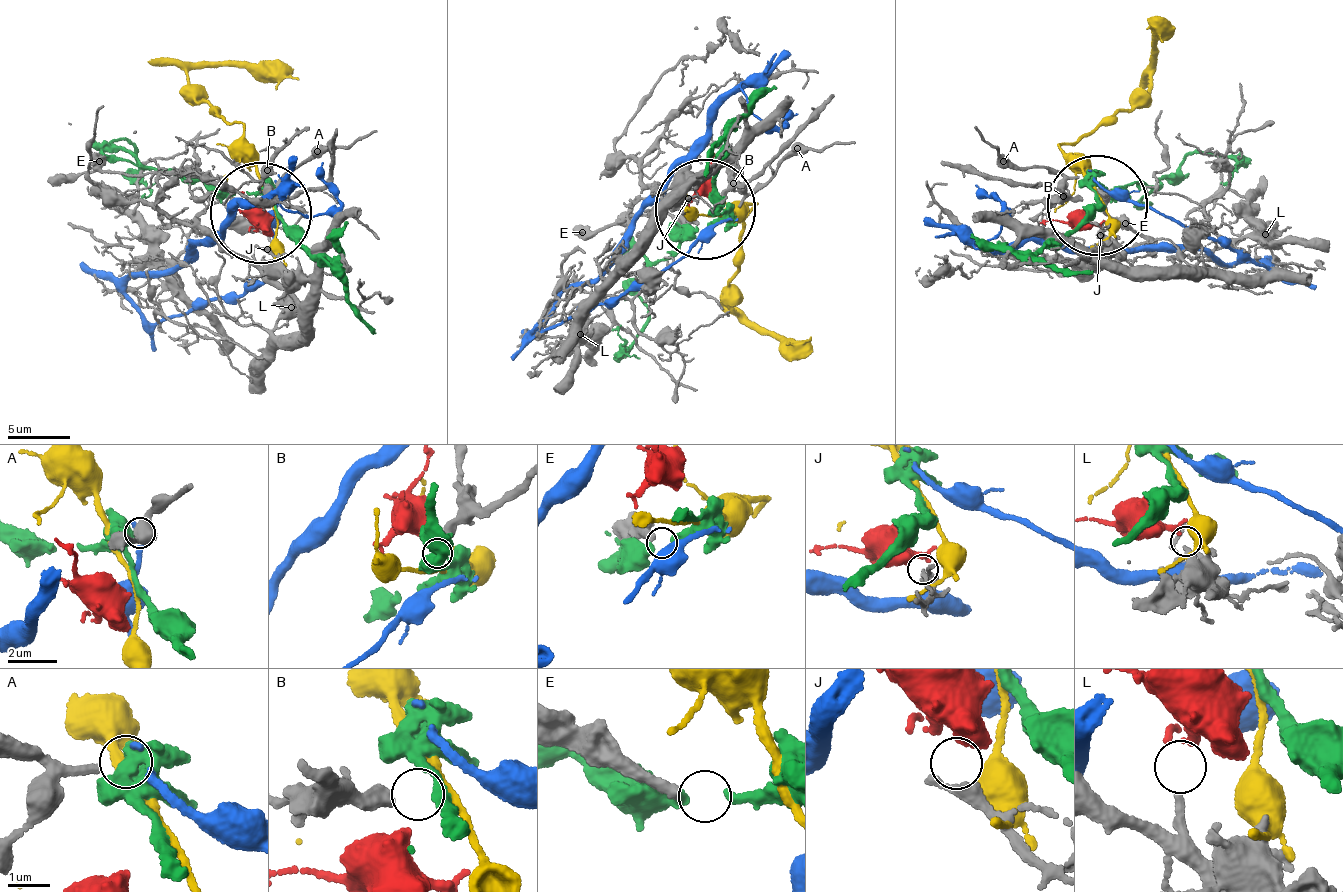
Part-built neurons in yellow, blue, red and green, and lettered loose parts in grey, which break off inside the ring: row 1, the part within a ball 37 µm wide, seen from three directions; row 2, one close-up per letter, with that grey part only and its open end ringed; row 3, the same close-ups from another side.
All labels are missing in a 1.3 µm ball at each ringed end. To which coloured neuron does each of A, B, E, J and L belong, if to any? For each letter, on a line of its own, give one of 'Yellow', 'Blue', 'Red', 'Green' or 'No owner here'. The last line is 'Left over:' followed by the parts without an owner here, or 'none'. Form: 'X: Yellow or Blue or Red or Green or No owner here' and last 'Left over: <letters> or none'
A: Blue
B: No owner here
E: No owner here
J: No owner here
L: Red
Left over: B, E, J

